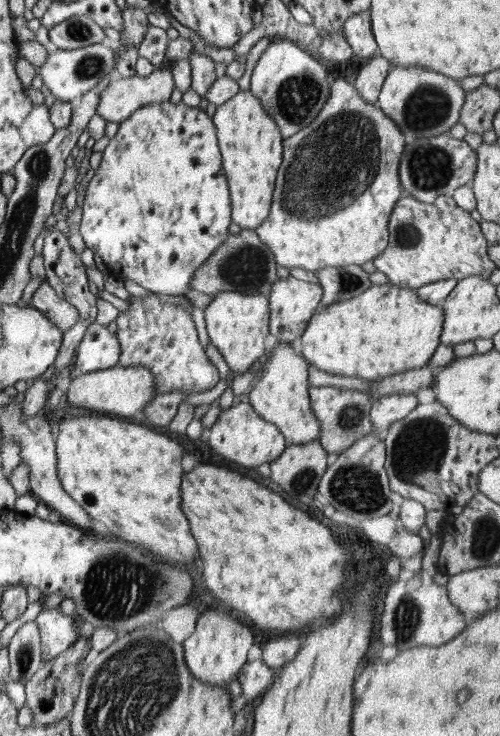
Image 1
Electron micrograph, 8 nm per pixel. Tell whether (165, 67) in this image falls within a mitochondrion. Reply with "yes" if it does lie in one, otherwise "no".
no

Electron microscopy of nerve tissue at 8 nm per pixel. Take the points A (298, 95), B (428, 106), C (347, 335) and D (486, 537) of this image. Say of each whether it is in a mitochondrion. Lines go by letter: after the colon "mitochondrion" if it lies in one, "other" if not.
A: mitochondrion
B: mitochondrion
C: other
D: mitochondrion

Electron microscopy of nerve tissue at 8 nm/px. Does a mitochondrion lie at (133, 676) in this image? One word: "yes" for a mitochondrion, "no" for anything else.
yes

